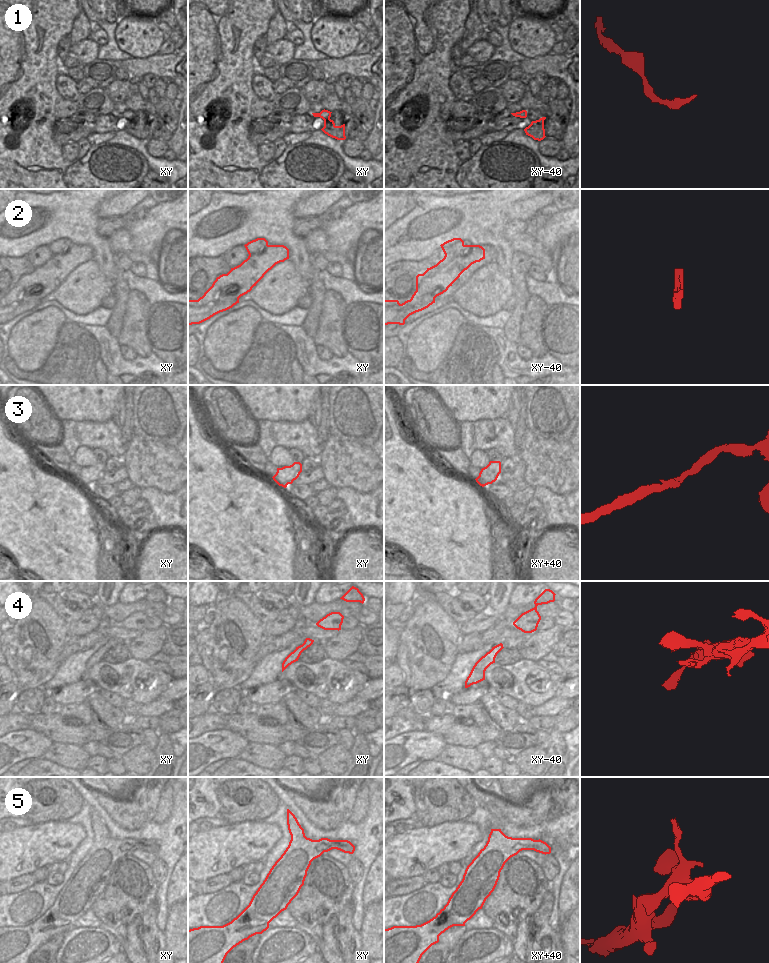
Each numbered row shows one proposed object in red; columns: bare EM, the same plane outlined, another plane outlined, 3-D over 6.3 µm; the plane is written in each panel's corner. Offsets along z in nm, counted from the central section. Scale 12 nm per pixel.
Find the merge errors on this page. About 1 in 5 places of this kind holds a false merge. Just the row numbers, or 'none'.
none.

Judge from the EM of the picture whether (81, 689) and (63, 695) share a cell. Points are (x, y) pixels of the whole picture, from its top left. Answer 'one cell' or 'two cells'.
one cell

